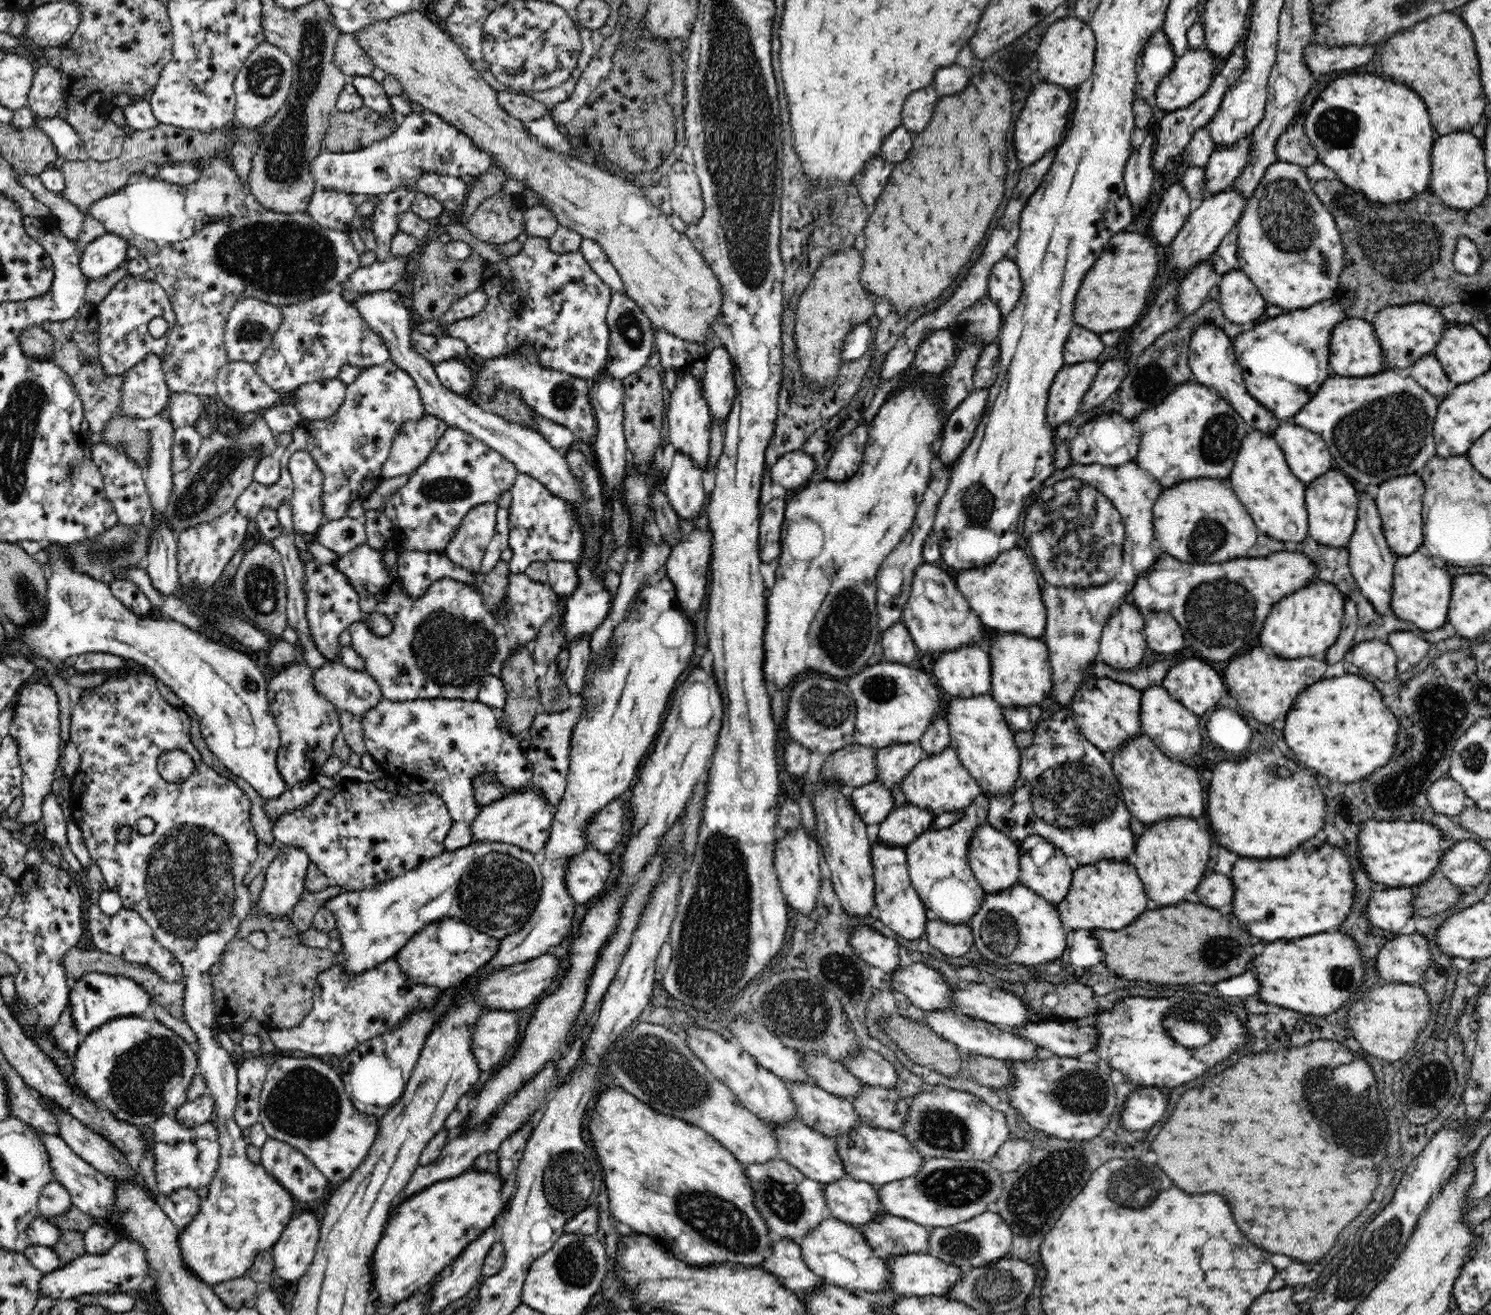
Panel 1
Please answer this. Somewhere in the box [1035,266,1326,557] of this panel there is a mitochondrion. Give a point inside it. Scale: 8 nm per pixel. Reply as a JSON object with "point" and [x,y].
{"point":[1218,436]}

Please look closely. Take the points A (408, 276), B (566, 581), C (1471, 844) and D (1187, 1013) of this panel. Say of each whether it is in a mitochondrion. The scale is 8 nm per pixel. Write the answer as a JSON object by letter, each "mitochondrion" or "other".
{"A":"other","B":"other","C":"other","D":"other"}

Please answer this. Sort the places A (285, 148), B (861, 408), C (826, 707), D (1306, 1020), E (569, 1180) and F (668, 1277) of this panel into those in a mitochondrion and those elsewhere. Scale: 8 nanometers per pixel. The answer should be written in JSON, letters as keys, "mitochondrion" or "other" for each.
{"A":"mitochondrion","B":"other","C":"mitochondrion","D":"other","E":"mitochondrion","F":"other"}

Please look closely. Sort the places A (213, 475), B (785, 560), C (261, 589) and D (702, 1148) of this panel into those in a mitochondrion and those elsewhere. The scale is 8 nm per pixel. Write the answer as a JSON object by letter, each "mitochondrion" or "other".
{"A":"mitochondrion","B":"other","C":"mitochondrion","D":"other"}

